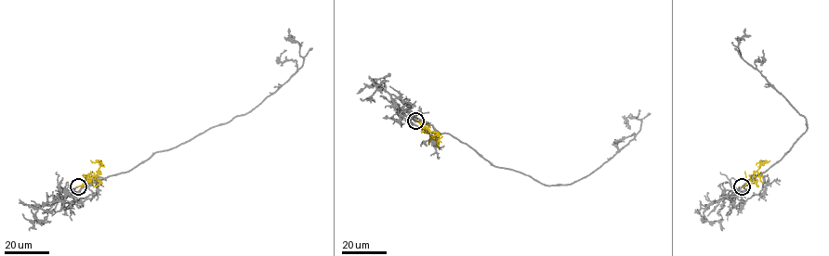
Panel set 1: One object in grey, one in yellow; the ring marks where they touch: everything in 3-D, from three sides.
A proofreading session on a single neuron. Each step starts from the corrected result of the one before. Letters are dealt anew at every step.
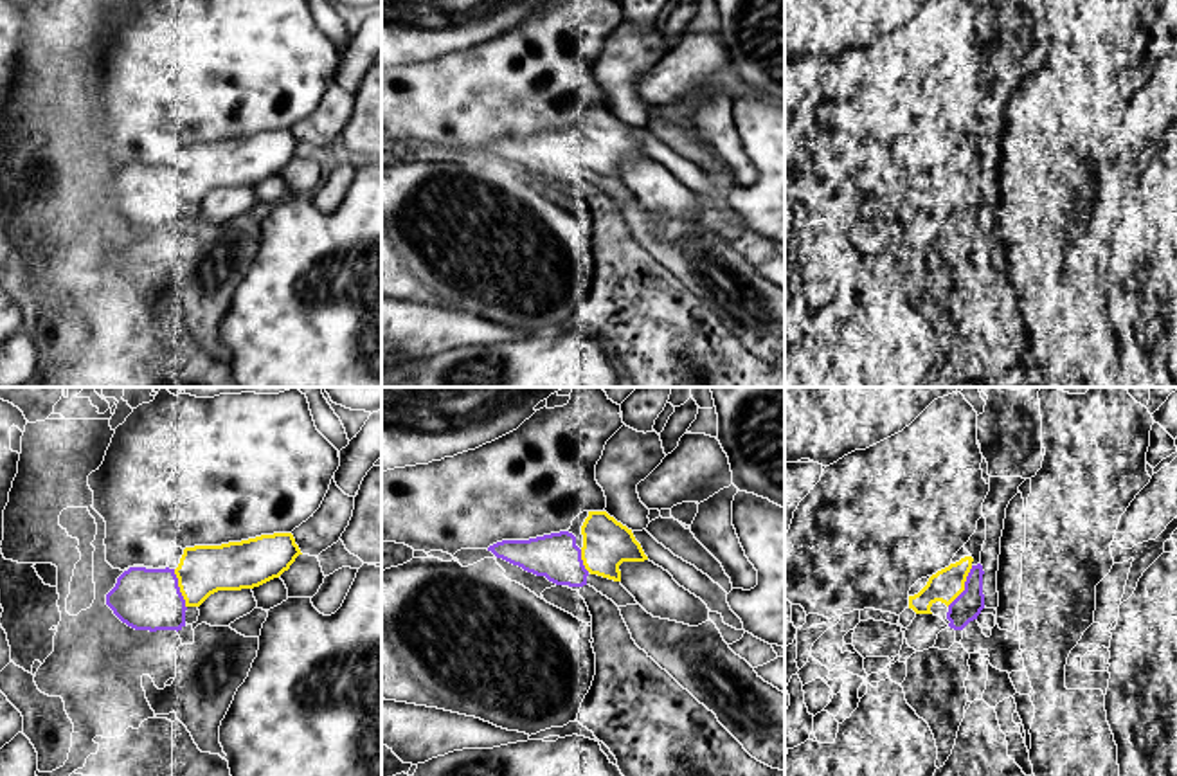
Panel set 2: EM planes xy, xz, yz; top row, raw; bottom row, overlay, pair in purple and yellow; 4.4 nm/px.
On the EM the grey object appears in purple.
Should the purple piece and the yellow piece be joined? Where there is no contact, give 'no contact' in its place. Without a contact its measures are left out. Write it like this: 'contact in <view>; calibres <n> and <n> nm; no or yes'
contact in yz; calibres 120 and 150 nm; yes

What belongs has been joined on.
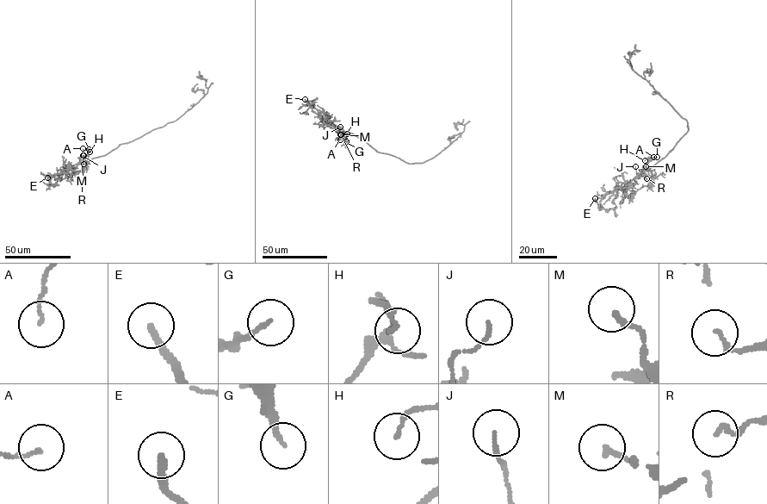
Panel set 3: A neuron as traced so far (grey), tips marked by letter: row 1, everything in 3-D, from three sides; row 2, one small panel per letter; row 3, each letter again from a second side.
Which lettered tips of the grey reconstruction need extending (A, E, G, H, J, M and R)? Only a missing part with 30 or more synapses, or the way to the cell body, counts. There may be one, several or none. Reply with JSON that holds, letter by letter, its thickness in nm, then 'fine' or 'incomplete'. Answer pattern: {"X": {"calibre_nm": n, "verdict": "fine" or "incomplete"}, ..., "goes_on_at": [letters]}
{"A": {"calibre_nm": 100, "verdict": "fine"}, "E": {"calibre_nm": 260, "verdict": "incomplete"}, "G": {"calibre_nm": 150, "verdict": "fine"}, "H": {"calibre_nm": 140, "verdict": "fine"}, "J": {"calibre_nm": 110, "verdict": "fine"}, "M": {"calibre_nm": 180, "verdict": "fine"}, "R": {"calibre_nm": 160, "verdict": "fine"}, "goes_on_at": ["E"]}

